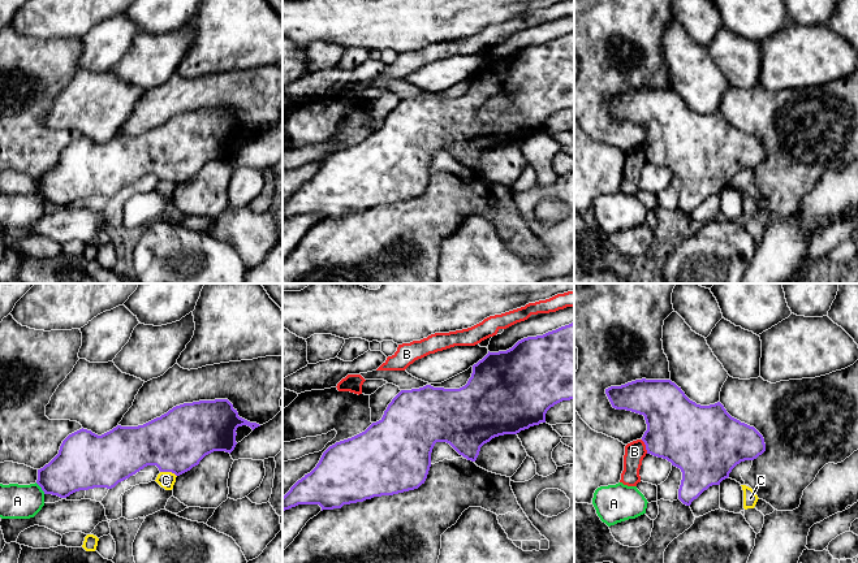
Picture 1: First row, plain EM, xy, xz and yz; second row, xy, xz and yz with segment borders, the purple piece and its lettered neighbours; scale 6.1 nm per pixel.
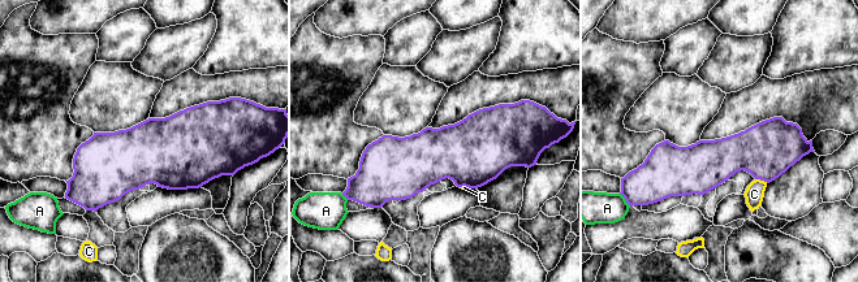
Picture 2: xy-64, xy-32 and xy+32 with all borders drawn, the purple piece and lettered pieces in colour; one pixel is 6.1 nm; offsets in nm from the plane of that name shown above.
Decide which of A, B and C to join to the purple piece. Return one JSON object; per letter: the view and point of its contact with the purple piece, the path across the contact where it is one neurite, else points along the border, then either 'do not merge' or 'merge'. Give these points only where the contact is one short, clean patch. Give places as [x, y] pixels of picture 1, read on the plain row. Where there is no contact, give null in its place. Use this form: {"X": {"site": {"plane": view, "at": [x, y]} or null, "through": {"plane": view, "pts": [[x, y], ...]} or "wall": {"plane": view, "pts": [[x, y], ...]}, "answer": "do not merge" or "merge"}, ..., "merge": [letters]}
{"A": {"site": {"plane": "xy", "at": [41, 195]}, "answer": "do not merge"}, "B": {"site": {"plane": "yz", "at": [646, 155]}, "wall": {"plane": "yz", "pts": [[641, 148], [647, 161]]}, "answer": "do not merge"}, "C": {"site": {"plane": "xy", "at": [168, 180]}, "wall": {"plane": "xy", "pts": [[160, 180], [171, 180], [176, 185]]}, "answer": "do not merge"}, "merge": []}

